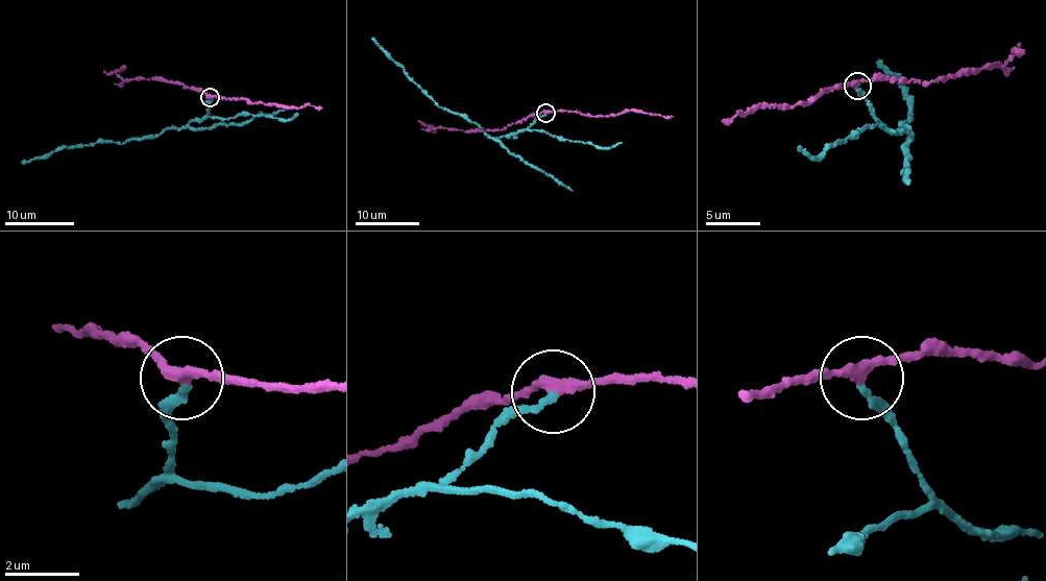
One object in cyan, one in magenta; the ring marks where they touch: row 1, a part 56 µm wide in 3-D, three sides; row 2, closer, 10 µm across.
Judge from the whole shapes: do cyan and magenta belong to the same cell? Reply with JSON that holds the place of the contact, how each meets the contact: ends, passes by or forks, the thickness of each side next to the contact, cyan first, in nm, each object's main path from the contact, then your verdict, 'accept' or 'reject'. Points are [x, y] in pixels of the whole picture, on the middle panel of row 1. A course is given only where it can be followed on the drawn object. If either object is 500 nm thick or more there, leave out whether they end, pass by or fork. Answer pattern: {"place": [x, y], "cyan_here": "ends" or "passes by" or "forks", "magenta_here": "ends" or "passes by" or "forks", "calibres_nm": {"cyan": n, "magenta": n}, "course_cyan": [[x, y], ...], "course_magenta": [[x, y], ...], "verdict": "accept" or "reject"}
{"place": [545, 113], "cyan_here": "ends", "magenta_here": "passes by", "calibres_nm": {"cyan": 170, "magenta": 280}, "course_cyan": [[545, 113], [525, 129], [499, 138], [485, 134], [465, 118], [439, 107], [373, 38]], "course_magenta": [[545, 113], [531, 114], [494, 130], [434, 129], [418, 121]], "verdict": "reject"}

